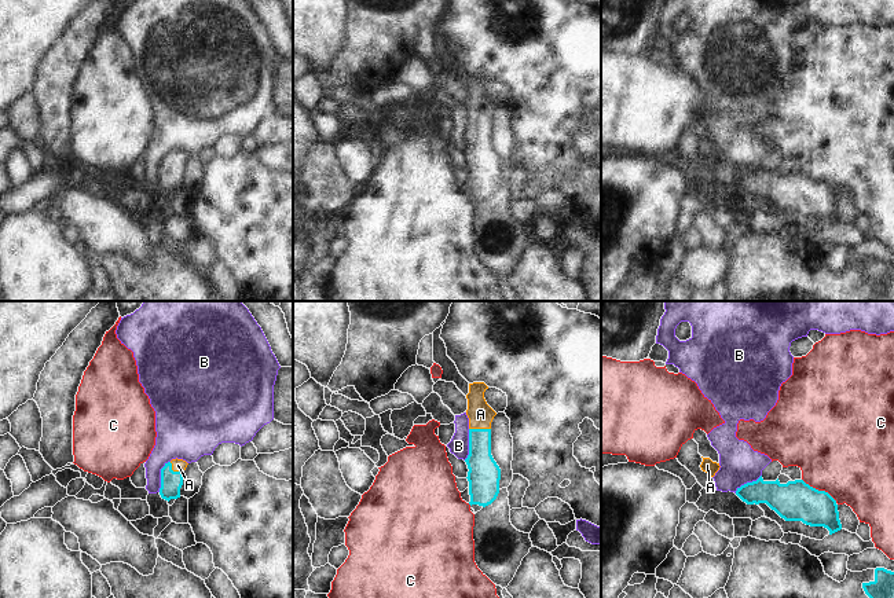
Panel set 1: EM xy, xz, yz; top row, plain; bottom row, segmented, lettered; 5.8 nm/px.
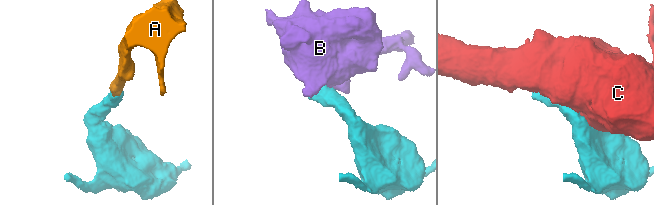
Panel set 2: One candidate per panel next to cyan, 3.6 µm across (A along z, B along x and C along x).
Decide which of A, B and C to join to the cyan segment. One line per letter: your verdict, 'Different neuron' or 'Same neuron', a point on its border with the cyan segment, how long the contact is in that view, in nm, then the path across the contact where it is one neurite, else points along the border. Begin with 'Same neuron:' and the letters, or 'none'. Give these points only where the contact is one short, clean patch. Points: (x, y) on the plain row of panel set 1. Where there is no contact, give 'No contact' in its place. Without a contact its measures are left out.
Same neuron: A
A: Same neuron. Touches cyan at xz (480, 121). Shared border 130 nm. Path across: xz (483, 164), (480, 156), (480, 121), (480, 106)
B: Different neuron. Touches cyan at xy (161, 168). Shared border 200 nm. Boundary: xy (169, 153), (161, 161), (161, 179), (158, 183)
C: Different neuron. Touches cyan at yz (820, 183). Shared border 240 nm.

